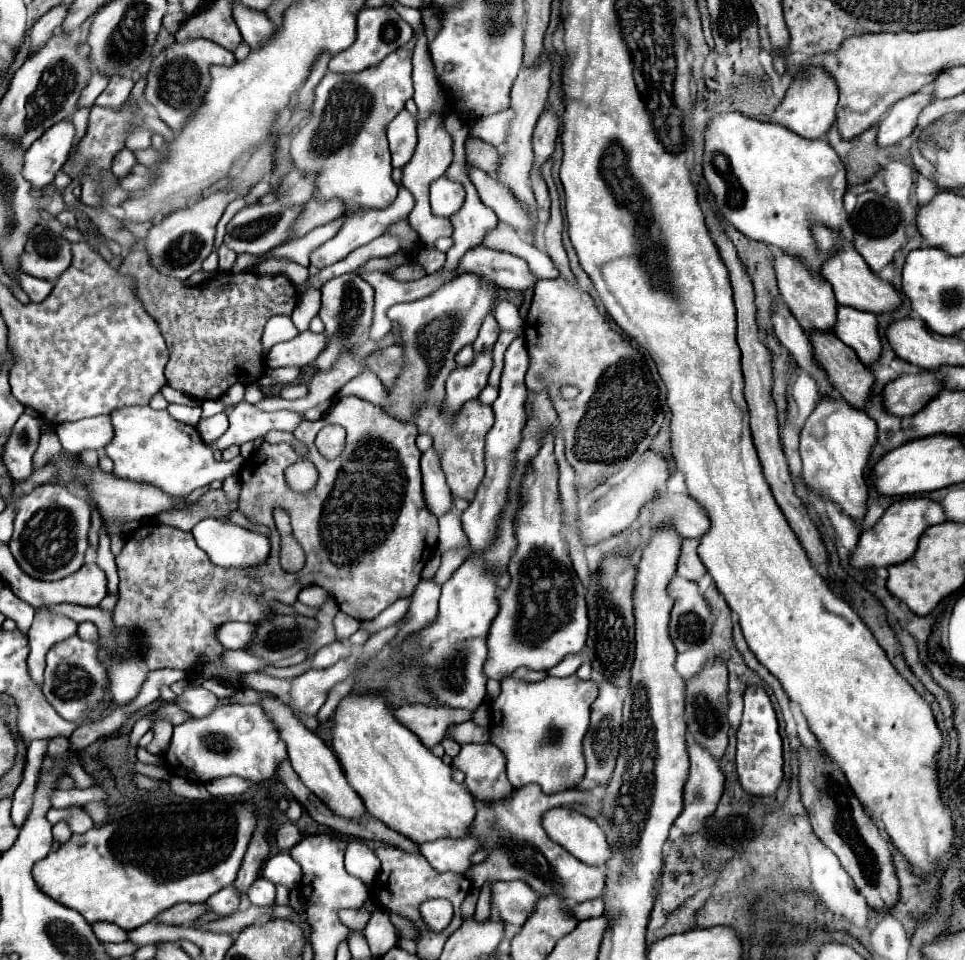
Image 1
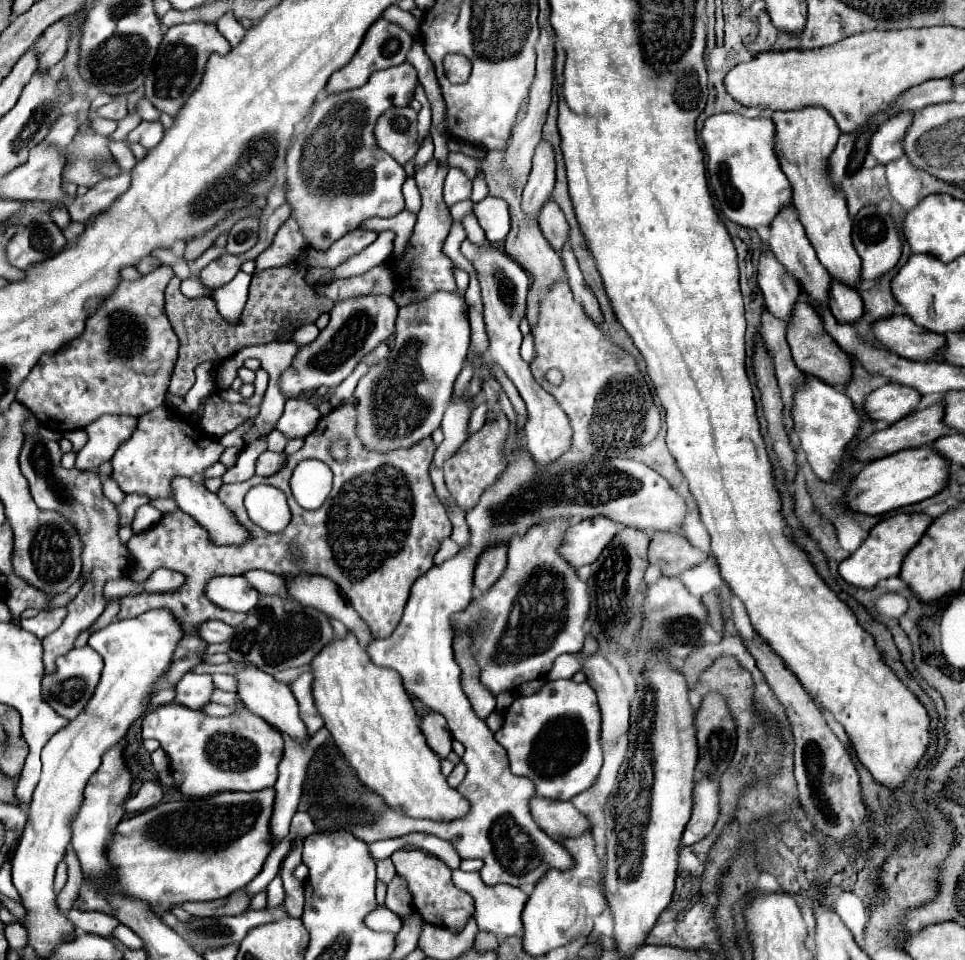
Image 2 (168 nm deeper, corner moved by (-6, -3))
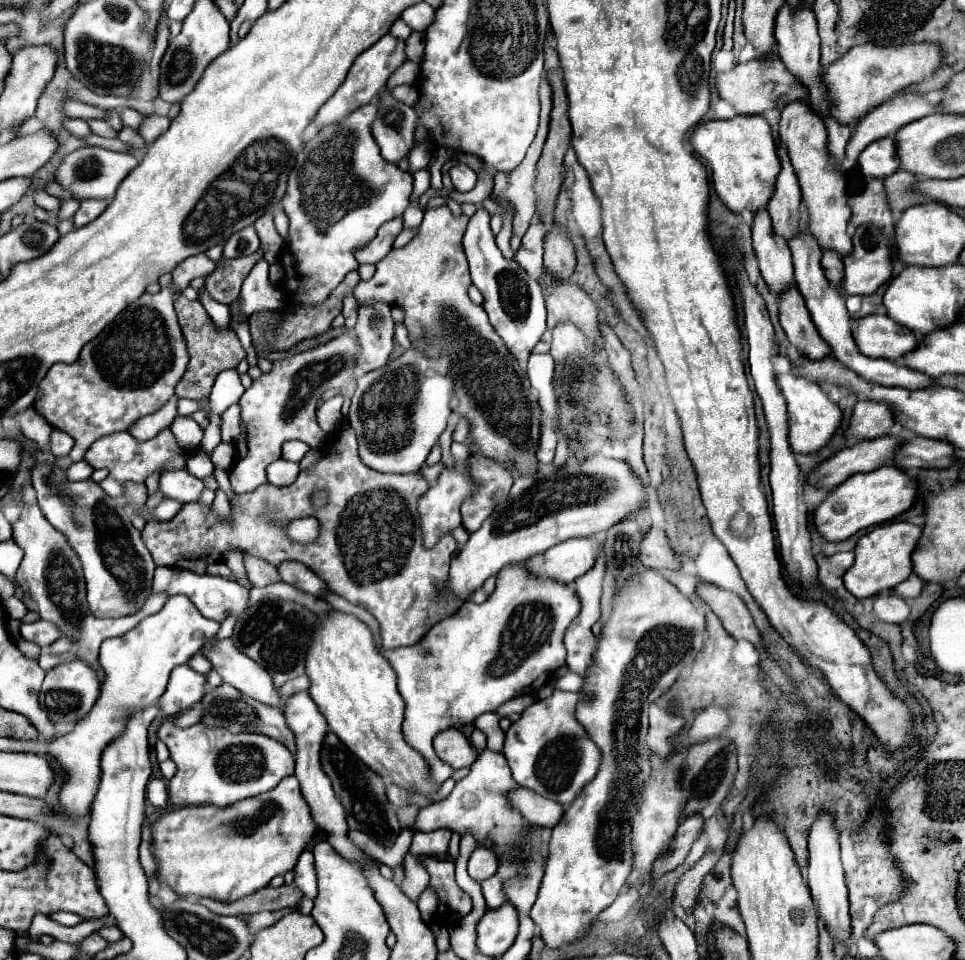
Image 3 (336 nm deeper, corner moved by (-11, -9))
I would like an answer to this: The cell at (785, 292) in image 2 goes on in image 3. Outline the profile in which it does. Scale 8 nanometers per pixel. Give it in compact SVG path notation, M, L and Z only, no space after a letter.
M766 209L754 213L752 223L752 245L760 261L760 273L772 293L780 293L794 283L794 269L790 247L784 237L772 229L772 219Z

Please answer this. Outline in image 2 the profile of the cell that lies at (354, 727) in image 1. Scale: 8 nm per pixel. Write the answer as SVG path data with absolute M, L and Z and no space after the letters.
M349 633L345 639L335 639L331 647L323 647L323 651L313 659L311 669L315 675L315 705L325 721L325 727L329 729L345 761L355 769L359 781L369 791L379 795L385 807L399 809L403 815L413 819L431 821L455 821L467 815L467 799L463 799L457 789L449 787L445 775L441 773L441 759L425 743L425 735L419 729L419 717L413 709L411 697L407 691L403 691L395 671L383 671L383 667L375 667L371 659L367 659L363 645L359 645L353 633Z

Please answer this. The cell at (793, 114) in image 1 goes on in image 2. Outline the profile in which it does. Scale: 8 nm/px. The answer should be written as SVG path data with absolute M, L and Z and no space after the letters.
M803 107L797 111L775 111L773 123L777 127L777 153L783 173L793 187L793 207L799 213L799 221L811 245L817 251L821 265L829 271L831 279L859 289L861 285L861 259L851 243L851 219L847 215L847 203L833 189L825 173L825 161L835 149L841 135L835 119L823 107Z

